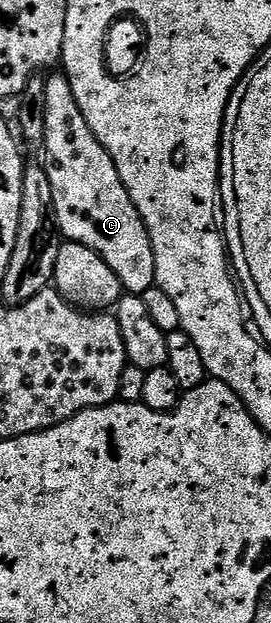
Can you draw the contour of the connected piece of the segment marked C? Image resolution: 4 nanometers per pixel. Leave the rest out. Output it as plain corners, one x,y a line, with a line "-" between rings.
53,73
46,77
46,136
43,145
43,152
45,152
43,165
51,180
53,207
57,210
57,228
60,237
94,250
109,265
111,272
119,276
122,287
128,293
143,296
157,281
155,252
151,248
147,228
127,188
123,188
123,180
119,180
119,172
111,156
91,132
87,120
83,120
83,112
79,112
79,104
75,104
75,92
71,92
68,78
64,73

